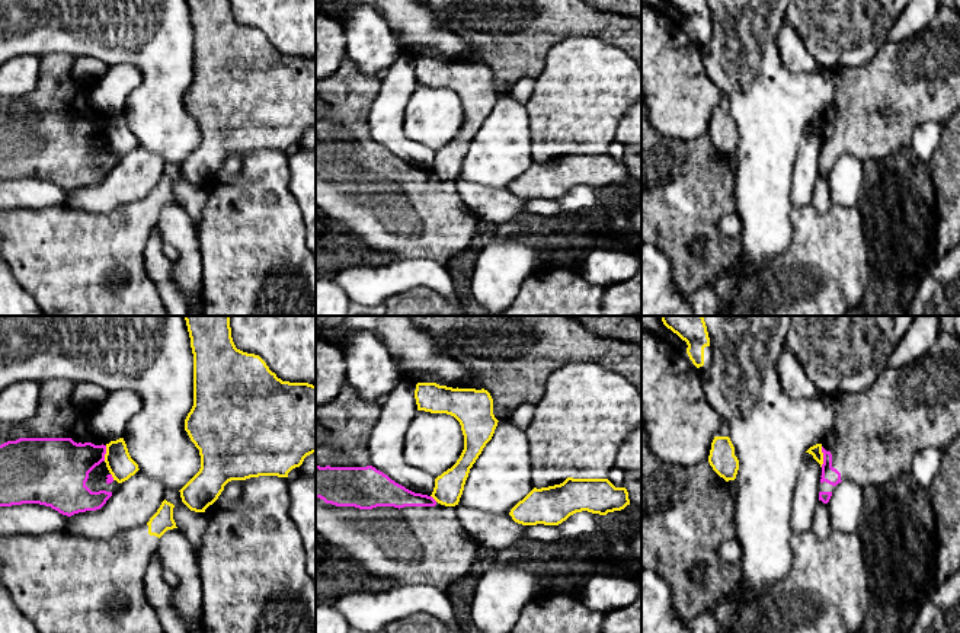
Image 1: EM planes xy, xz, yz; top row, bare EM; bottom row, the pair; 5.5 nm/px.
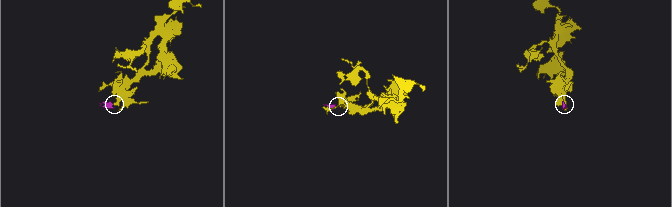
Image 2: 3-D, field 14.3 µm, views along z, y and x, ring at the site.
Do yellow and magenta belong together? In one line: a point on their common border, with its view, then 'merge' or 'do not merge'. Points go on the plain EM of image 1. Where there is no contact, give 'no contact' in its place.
meets yellow in yz at (822, 131); do not merge

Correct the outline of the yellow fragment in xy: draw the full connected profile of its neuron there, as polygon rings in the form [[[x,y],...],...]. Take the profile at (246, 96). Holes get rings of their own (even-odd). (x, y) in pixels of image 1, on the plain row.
[[[188,0],[193,28],[193,80],[185,105],[199,124],[199,146],[179,164],[182,176],[195,186],[205,186],[231,154],[259,150],[288,151],[304,132],[316,127],[316,60],[282,55],[255,28],[236,22],[230,0]]]

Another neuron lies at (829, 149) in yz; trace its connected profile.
[[[940,4],[934,20],[913,38],[883,44],[876,55],[857,67],[832,70],[833,97],[822,115],[823,138],[819,175],[828,178],[835,160],[849,154],[861,162],[883,160],[902,148],[911,147],[912,134],[924,122],[943,124],[960,111],[960,12]]]

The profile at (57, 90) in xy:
[[[68,54],[41,57],[36,87],[16,100],[0,100],[0,180],[39,178],[71,191],[100,183],[118,163],[112,148],[99,166],[86,160],[89,147],[105,135],[106,118],[92,105],[92,84],[73,77],[73,63]]]

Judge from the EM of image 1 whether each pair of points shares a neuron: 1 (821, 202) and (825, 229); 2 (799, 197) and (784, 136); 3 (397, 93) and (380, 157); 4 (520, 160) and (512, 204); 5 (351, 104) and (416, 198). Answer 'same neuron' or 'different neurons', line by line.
1: different neurons
2: different neurons
3: different neurons
4: different neurons
5: same neuron

